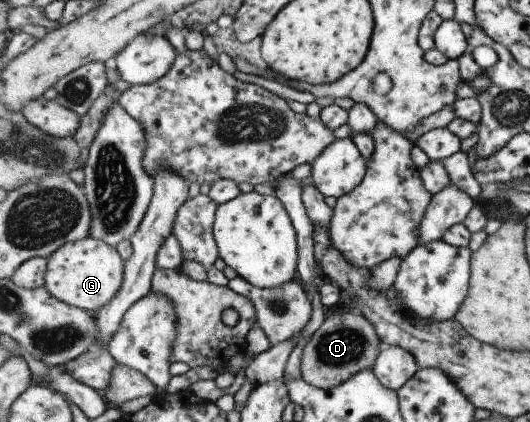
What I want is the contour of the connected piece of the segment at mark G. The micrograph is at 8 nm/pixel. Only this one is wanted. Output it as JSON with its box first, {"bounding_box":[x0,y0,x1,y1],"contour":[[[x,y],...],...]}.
{"bounding_box":[45,236,126,314],"contour":[[[91,236],[61,246],[48,260],[45,287],[49,293],[92,314],[111,303],[122,288],[126,261],[115,247]]]}

